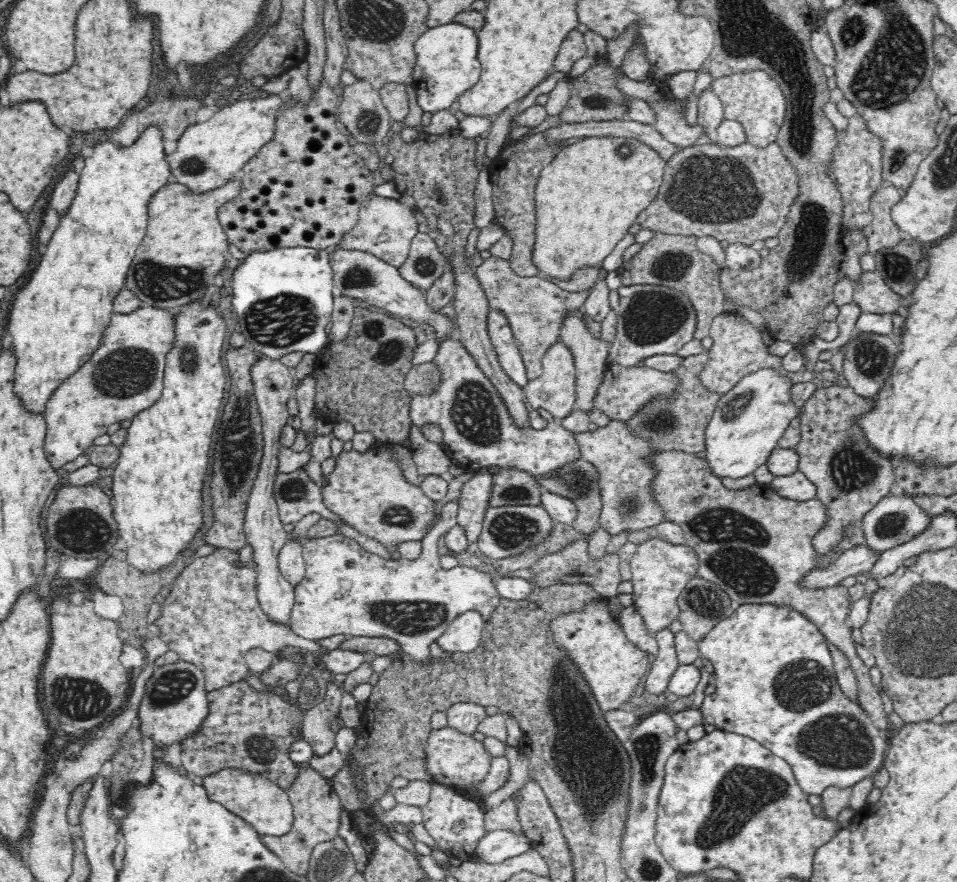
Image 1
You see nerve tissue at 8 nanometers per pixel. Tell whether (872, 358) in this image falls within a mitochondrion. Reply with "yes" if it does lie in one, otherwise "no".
yes

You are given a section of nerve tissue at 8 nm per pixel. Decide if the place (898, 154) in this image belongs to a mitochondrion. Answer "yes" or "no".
yes

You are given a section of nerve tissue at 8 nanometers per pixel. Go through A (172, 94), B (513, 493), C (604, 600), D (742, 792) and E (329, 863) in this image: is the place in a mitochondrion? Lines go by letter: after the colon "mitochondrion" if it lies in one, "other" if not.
A: other
B: mitochondrion
C: other
D: mitochondrion
E: mitochondrion

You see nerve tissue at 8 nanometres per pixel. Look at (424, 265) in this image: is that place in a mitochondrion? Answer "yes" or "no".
yes

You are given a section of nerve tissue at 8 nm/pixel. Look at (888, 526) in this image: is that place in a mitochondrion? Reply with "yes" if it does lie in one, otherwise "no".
yes

